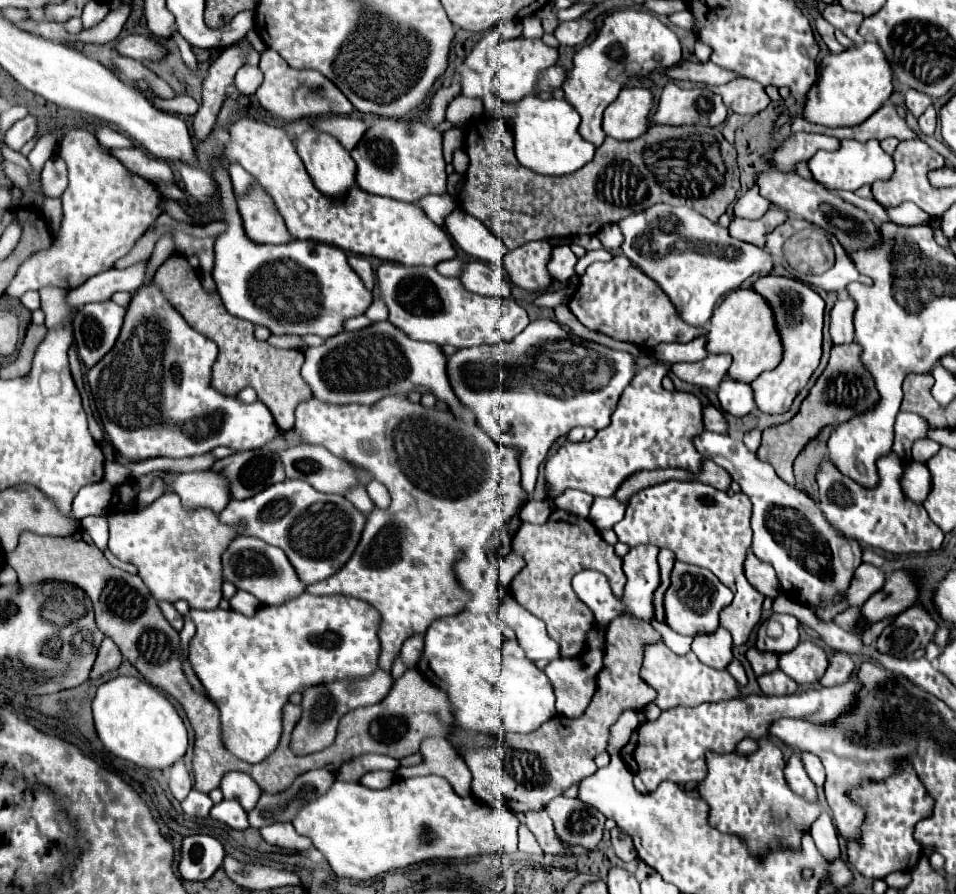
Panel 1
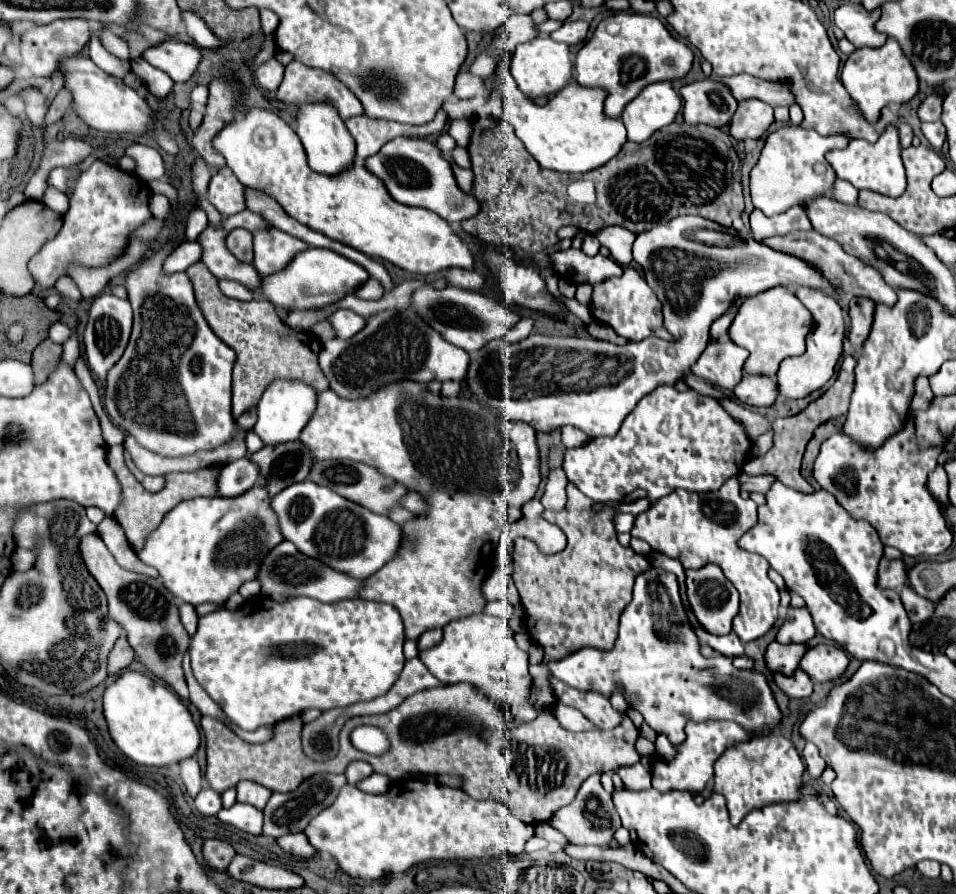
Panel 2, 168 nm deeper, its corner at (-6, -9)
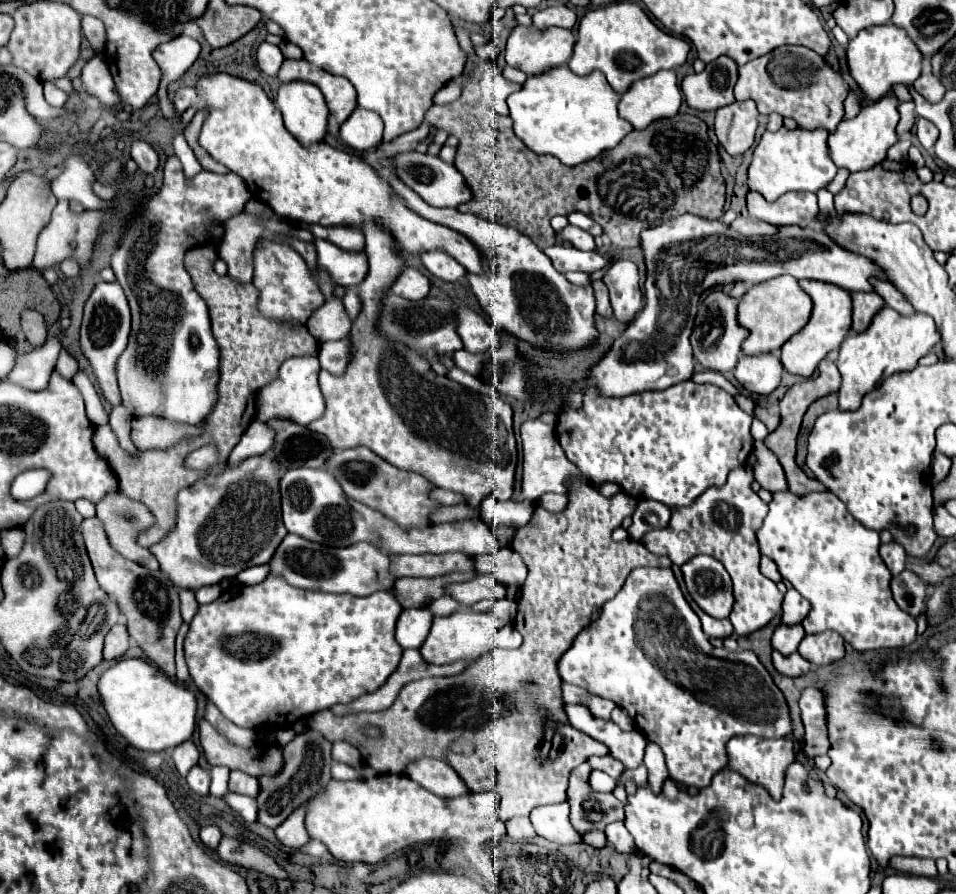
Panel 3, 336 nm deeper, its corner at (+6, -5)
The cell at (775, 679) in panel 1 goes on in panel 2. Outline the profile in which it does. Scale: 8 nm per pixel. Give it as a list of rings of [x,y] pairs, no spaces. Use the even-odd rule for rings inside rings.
[[[796,670],[792,676],[784,676],[784,674],[774,674],[776,684],[790,696],[790,698],[808,698],[812,694],[812,680],[808,678],[808,674],[804,674],[804,670]]]

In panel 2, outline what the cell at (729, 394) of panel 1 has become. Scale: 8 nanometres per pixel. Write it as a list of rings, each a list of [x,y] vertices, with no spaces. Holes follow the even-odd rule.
[[[744,374],[742,382],[734,388],[734,396],[750,406],[772,406],[778,398],[776,380],[762,374]]]

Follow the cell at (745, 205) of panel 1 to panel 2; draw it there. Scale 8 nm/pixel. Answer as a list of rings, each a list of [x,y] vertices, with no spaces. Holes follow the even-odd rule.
[[[784,126],[768,134],[762,148],[758,164],[750,172],[750,192],[752,202],[764,214],[774,216],[786,212],[790,206],[824,196],[836,182],[836,172],[828,166],[824,154],[828,150],[848,146],[850,138],[846,134],[820,136],[816,130],[806,130],[800,126]]]

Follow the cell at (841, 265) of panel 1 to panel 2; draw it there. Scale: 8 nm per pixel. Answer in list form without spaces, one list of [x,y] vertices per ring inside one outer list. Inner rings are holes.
[[[808,230],[808,232],[792,232],[792,234],[786,234],[786,236],[772,236],[772,238],[764,238],[764,244],[768,244],[770,248],[774,250],[782,250],[786,254],[794,254],[798,258],[804,258],[808,262],[814,262],[824,274],[826,278],[830,278],[830,282],[838,284],[840,290],[844,292],[852,292],[854,296],[866,296],[866,298],[872,298],[874,302],[882,302],[886,306],[894,306],[898,296],[896,296],[896,290],[890,288],[882,274],[878,274],[872,266],[864,264],[862,260],[858,258],[852,258],[850,254],[846,254],[838,242],[834,240],[828,240],[826,236],[814,232],[814,230]]]

